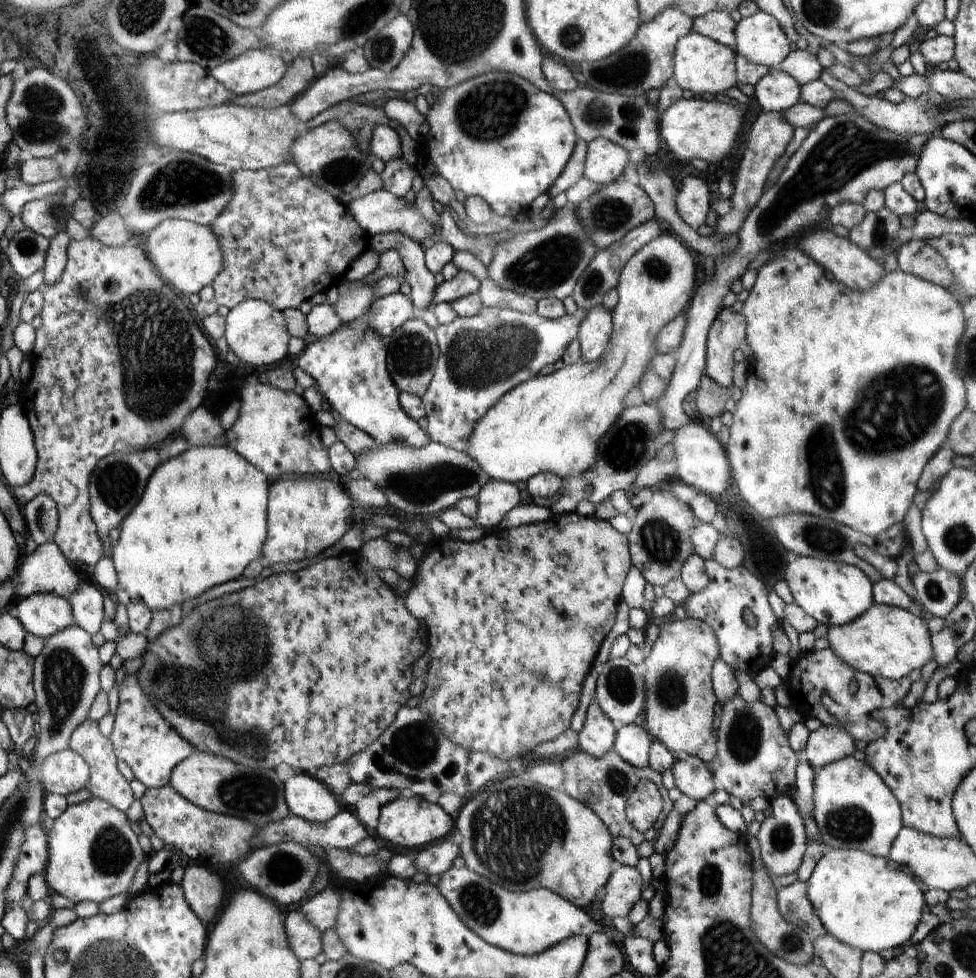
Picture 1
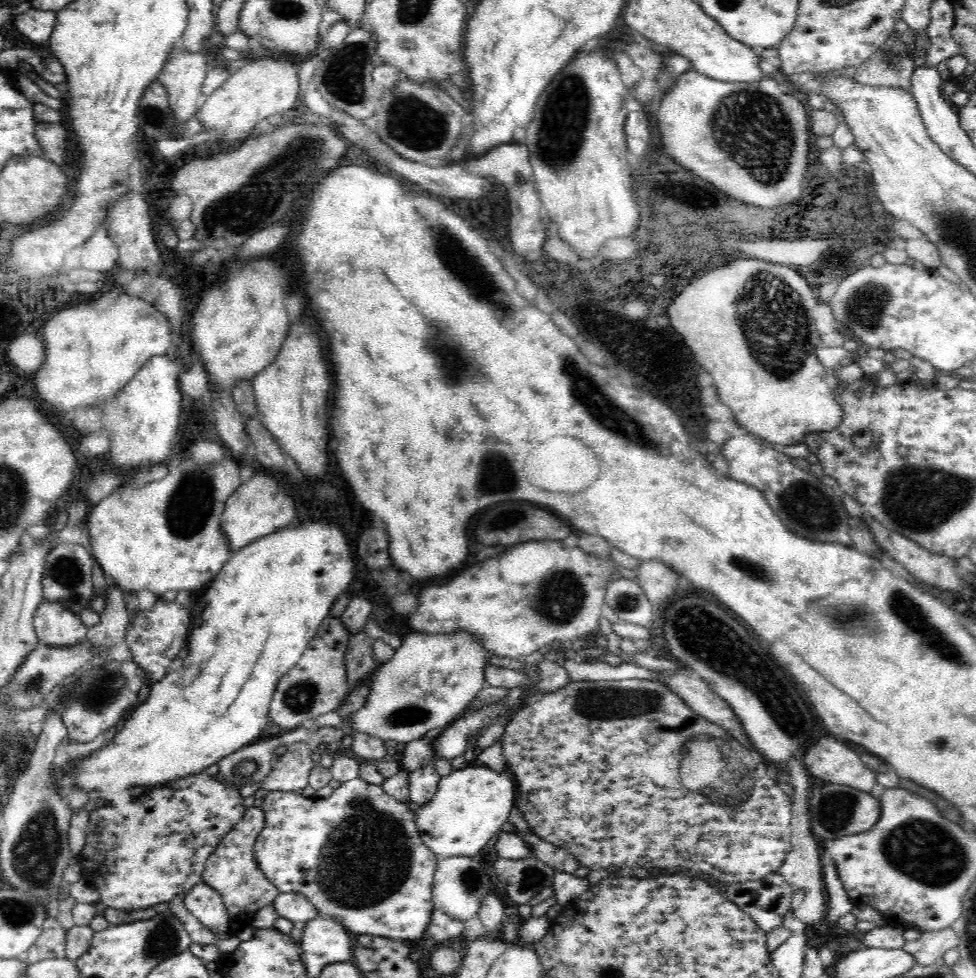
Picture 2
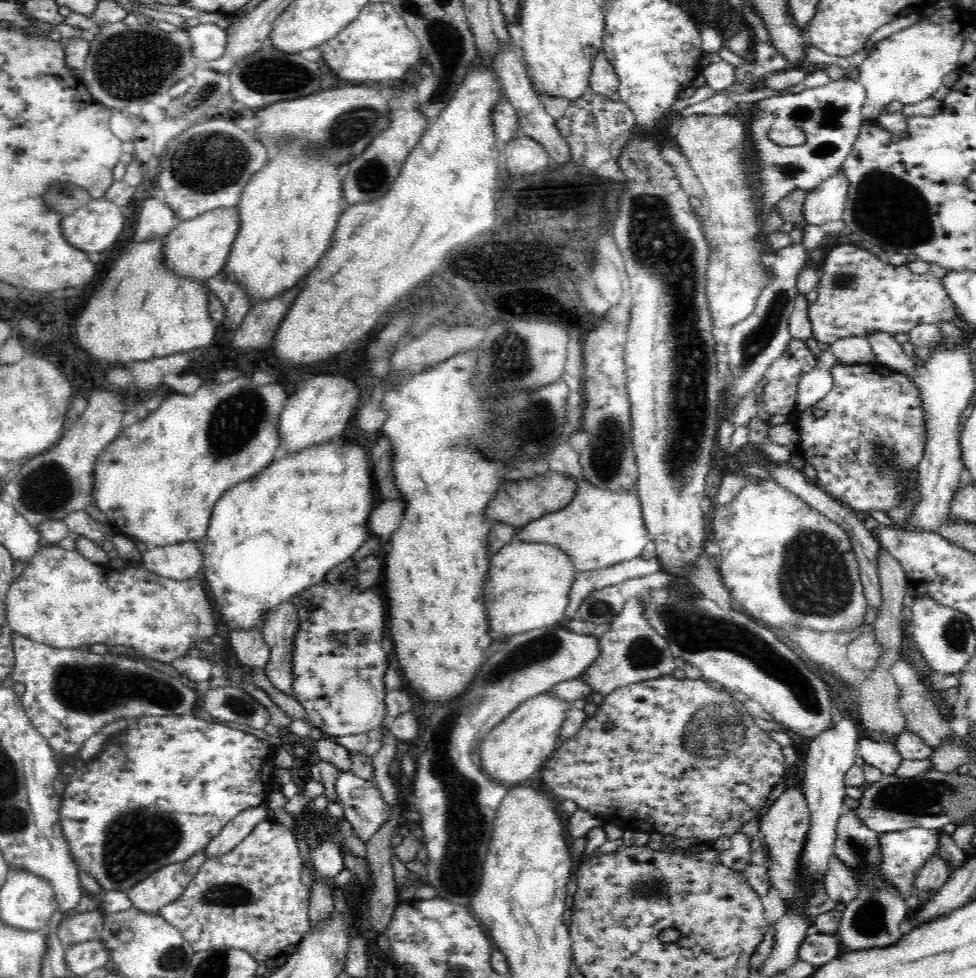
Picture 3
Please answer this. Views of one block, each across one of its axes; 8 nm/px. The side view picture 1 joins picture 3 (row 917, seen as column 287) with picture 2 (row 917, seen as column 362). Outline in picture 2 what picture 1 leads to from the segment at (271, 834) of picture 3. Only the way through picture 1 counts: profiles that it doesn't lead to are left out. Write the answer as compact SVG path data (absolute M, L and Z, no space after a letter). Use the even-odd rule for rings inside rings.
M250 807L243 820L238 822L232 831L220 841L216 850L208 857L201 882L217 890L224 901L224 907L230 917L230 927L236 932L244 926L250 926L252 917L263 906L273 904L273 900L281 893L275 884L264 877L256 863L254 847L266 826L266 818L261 808Z

